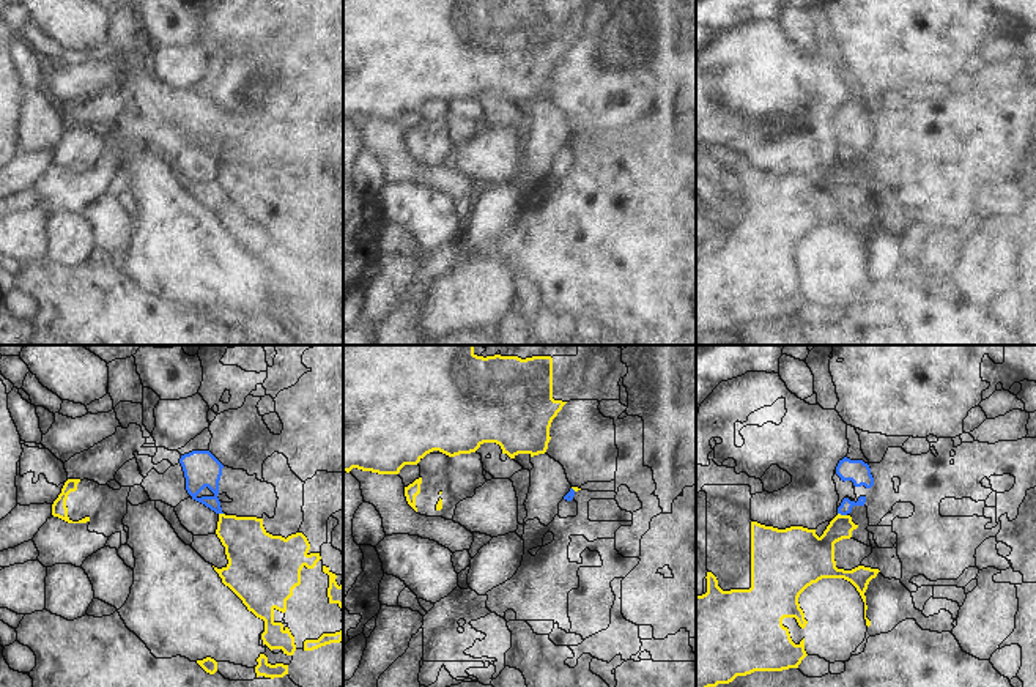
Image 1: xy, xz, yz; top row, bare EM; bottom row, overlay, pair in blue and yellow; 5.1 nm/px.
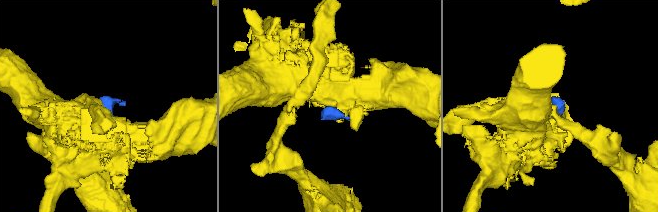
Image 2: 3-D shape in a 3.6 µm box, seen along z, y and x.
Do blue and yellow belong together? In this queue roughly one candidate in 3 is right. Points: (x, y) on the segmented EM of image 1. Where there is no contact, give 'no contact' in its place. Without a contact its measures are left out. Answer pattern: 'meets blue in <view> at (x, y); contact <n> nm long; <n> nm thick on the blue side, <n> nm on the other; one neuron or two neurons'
meets blue in yz at (843, 514); contact 50 nm long; 70 nm thick on the blue side, 190 nm on the other; two neurons

